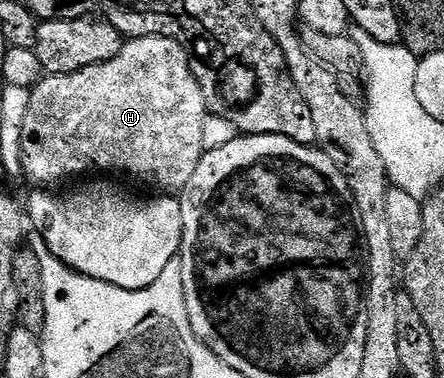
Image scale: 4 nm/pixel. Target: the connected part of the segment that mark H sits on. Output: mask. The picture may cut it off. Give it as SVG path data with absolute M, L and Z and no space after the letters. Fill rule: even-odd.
M133 37L123 42L123 49L117 55L113 55L113 59L109 59L105 63L97 63L93 67L85 67L81 71L73 71L72 73L57 73L54 75L44 76L43 80L35 84L35 88L30 90L31 98L29 99L28 114L25 115L24 131L21 135L20 151L22 153L22 172L27 175L28 179L35 184L35 187L55 187L51 185L59 185L66 177L79 177L82 173L128 173L131 177L136 177L139 181L144 181L147 185L152 185L152 190L162 191L167 195L178 194L189 183L189 179L193 179L193 171L197 171L197 163L201 163L201 159L204 155L203 140L205 139L205 119L209 115L208 97L202 93L201 87L198 85L197 79L193 75L193 71L190 70L190 56L183 45L179 42L174 42L173 39L163 37Z

